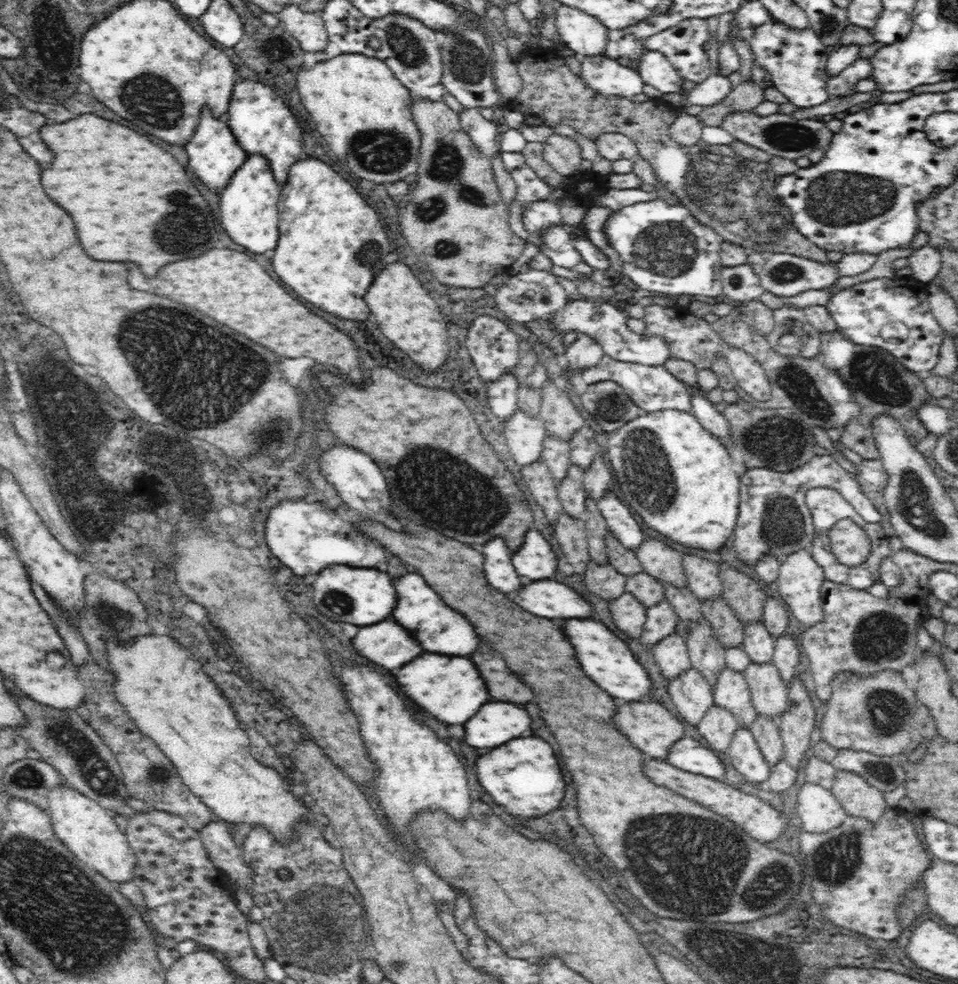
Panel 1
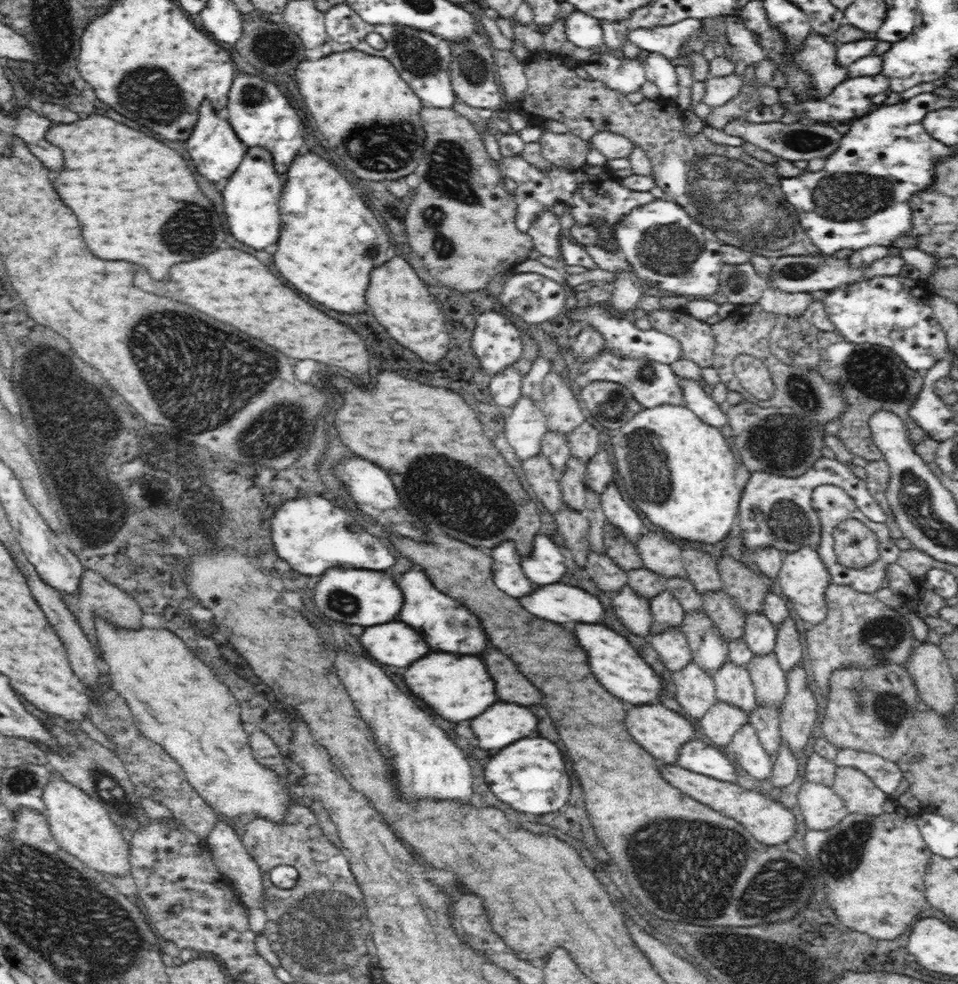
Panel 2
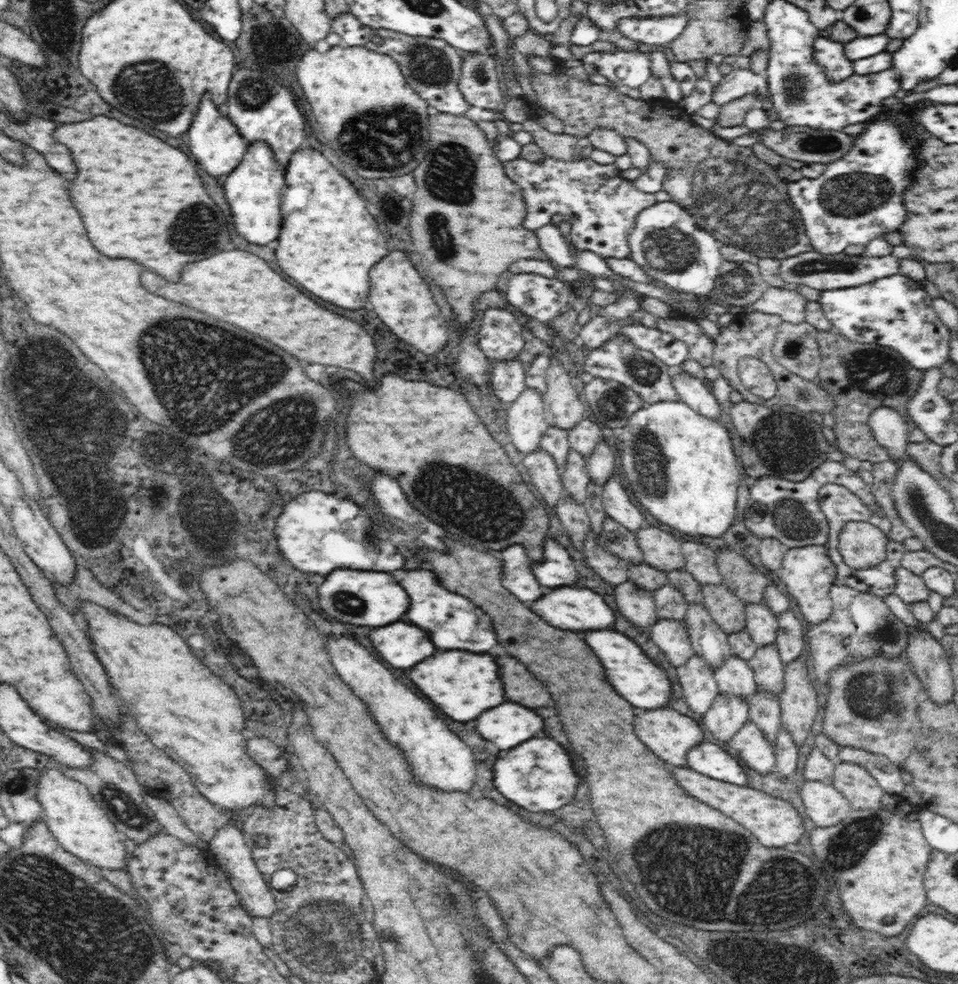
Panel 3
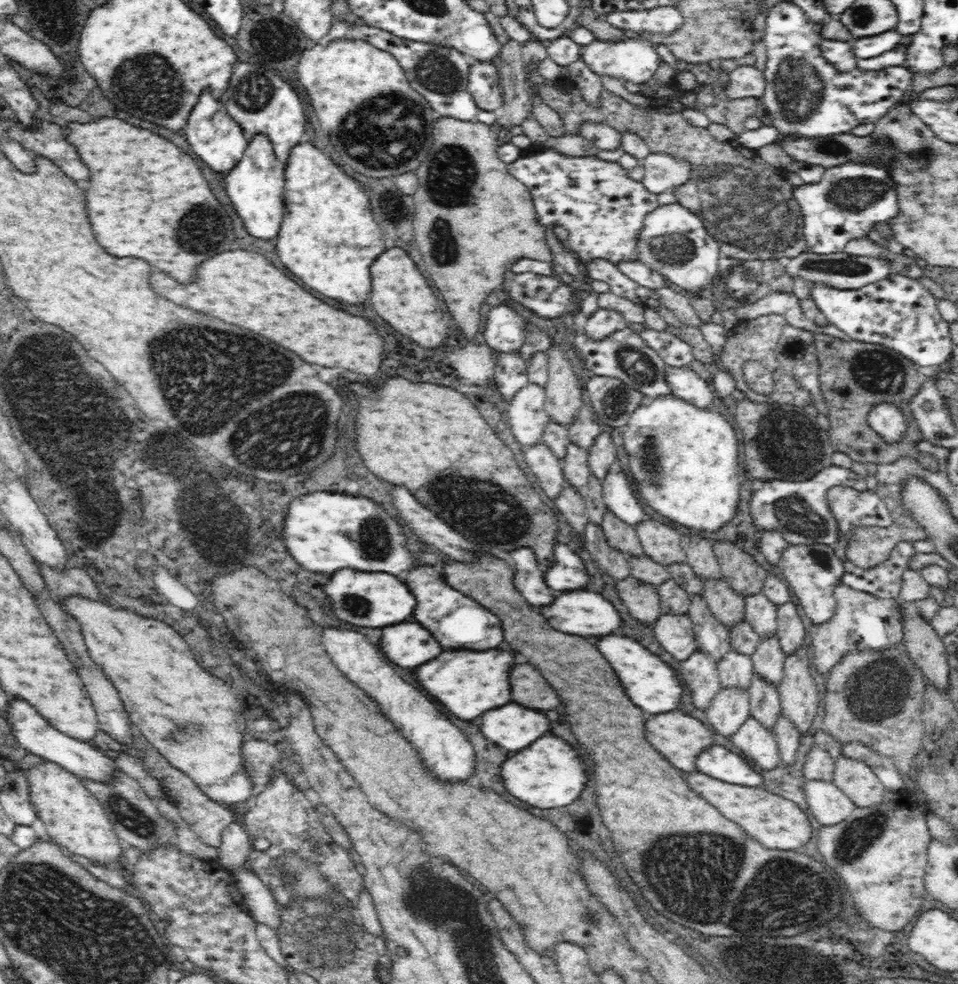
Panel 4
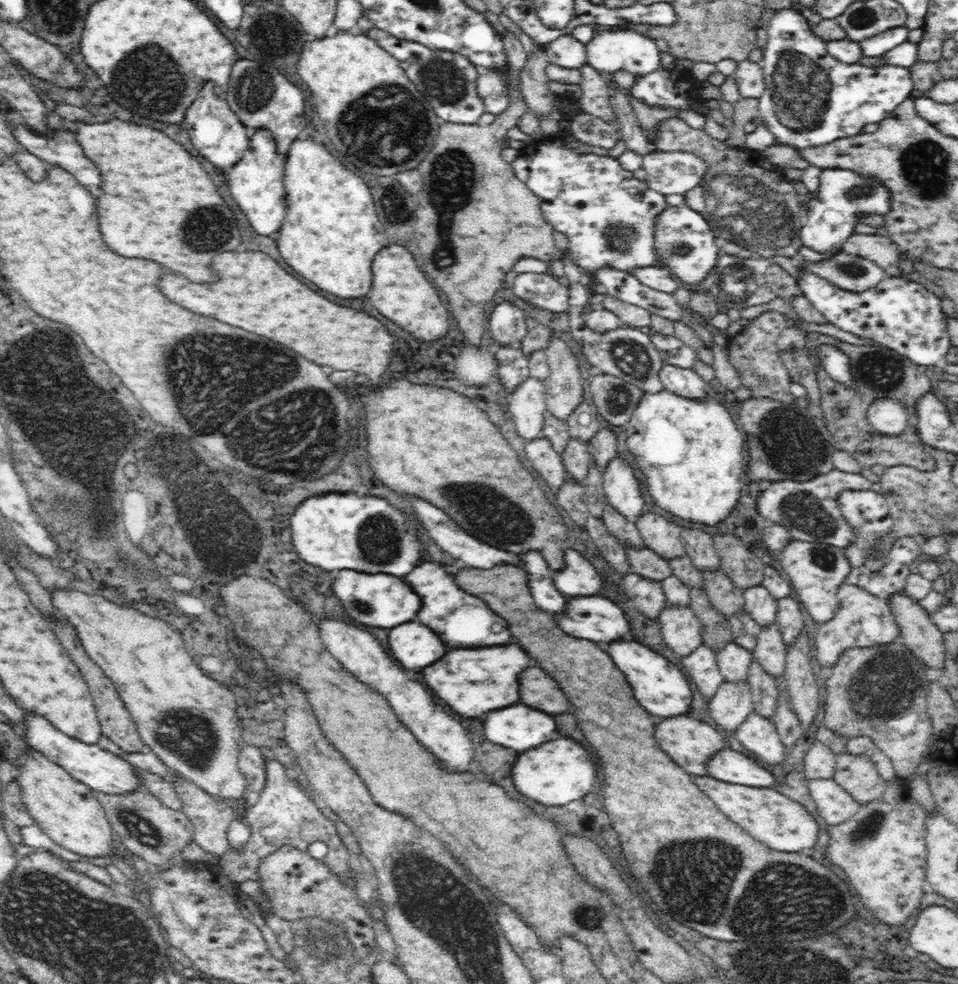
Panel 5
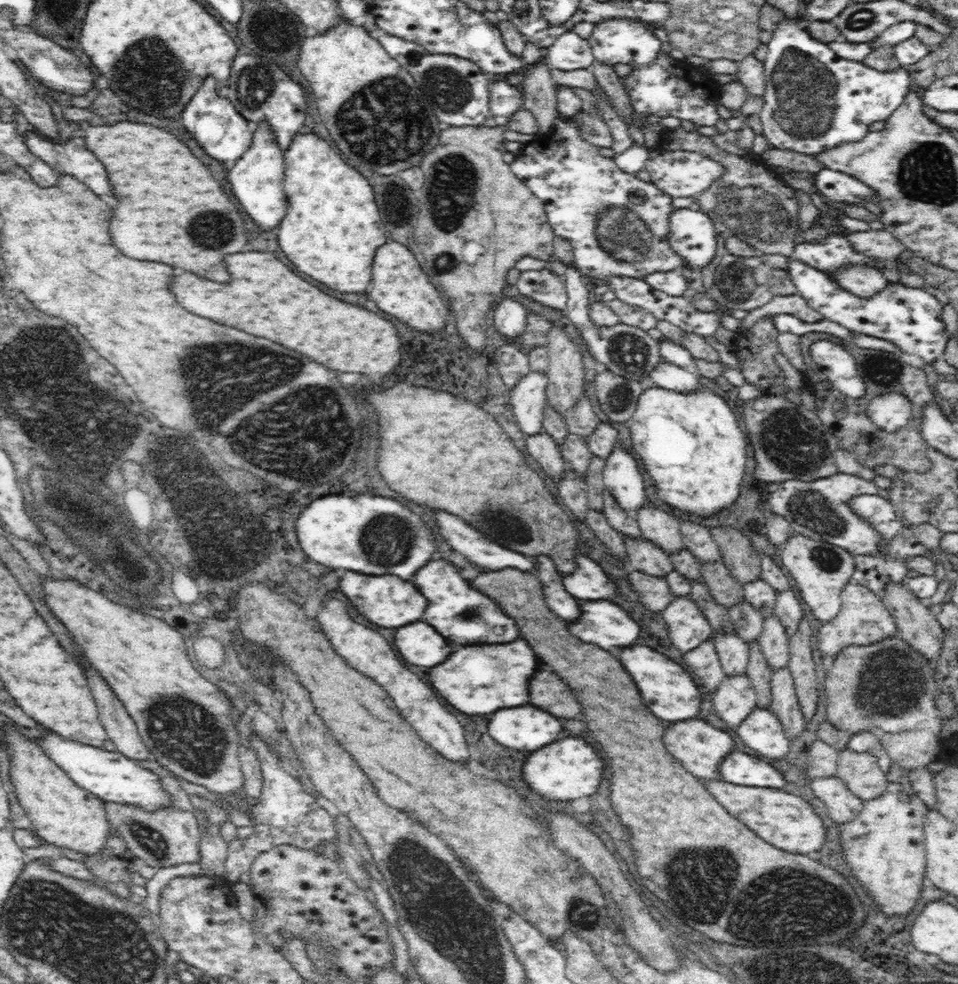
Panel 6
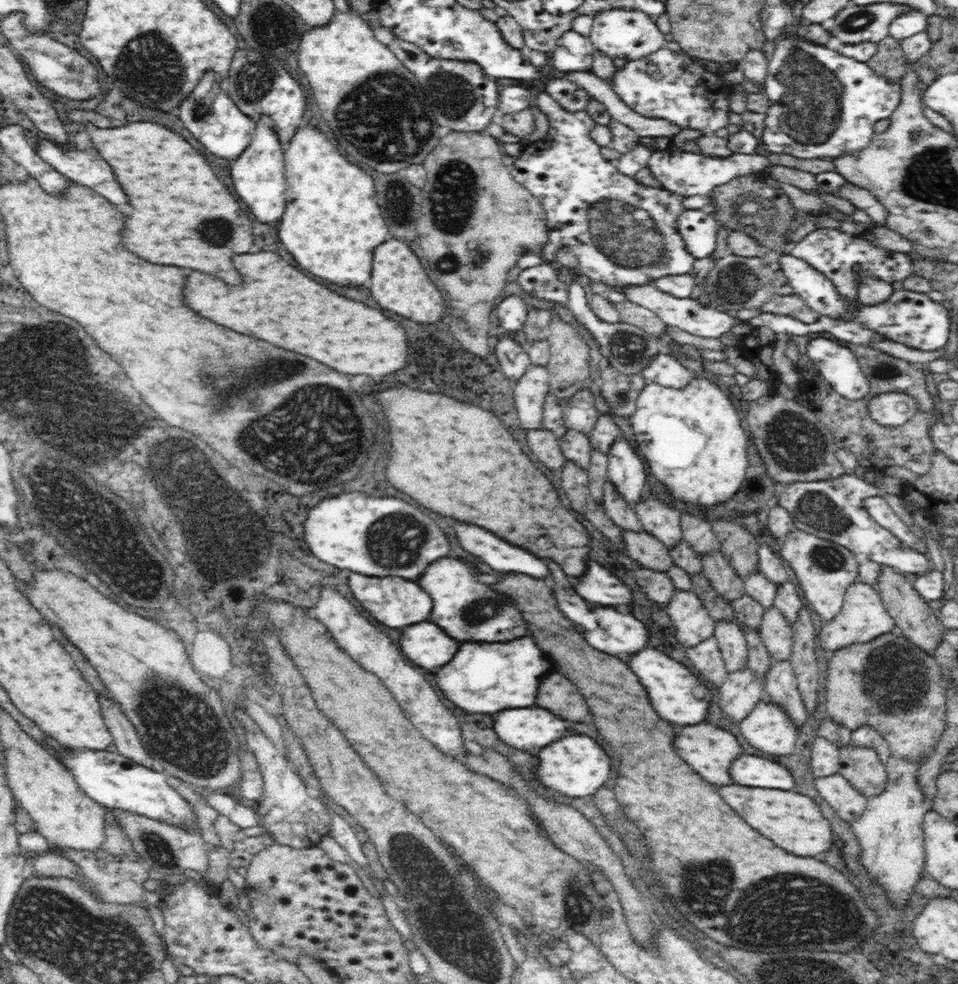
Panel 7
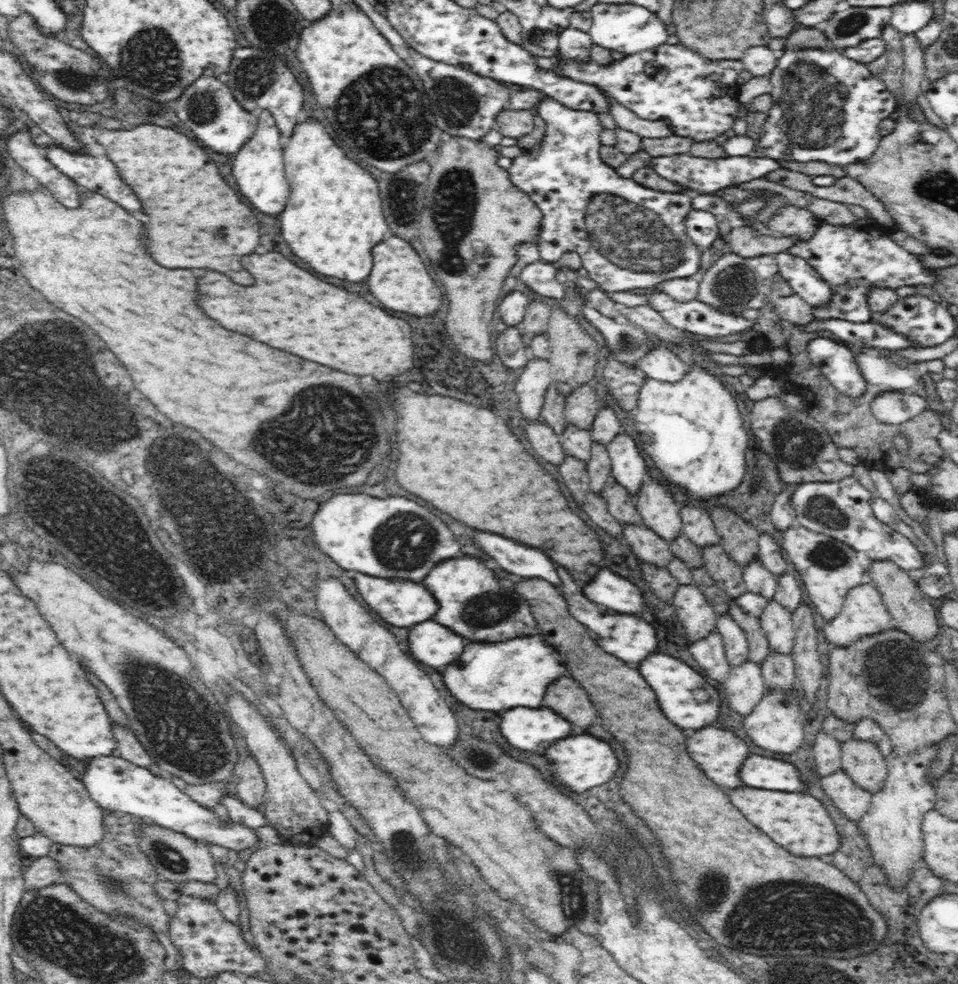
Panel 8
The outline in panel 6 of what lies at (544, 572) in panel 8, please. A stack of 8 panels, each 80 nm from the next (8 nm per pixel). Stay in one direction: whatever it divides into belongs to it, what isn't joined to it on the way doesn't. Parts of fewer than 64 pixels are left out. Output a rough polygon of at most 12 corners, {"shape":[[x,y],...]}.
{"shape":[[430,510],[438,534],[490,571],[535,572],[534,557],[498,546],[464,520]]}

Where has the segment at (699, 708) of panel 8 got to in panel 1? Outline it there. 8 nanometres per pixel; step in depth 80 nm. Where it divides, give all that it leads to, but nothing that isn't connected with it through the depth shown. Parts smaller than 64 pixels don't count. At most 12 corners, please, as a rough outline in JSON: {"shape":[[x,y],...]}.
{"shape":[[559,623],[588,678],[610,697],[640,702],[652,680],[605,624]]}

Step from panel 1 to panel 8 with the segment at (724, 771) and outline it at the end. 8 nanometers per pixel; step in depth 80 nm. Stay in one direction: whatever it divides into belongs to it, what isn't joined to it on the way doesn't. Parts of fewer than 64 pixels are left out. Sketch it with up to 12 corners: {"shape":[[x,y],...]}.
{"shape":[[748,755],[739,770],[746,786],[802,790],[794,764]]}

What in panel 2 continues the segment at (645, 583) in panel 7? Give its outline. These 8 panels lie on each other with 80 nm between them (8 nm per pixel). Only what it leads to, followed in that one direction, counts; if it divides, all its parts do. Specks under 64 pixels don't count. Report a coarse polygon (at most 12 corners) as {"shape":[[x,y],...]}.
{"shape":[[627,584],[611,600],[614,612],[634,634],[649,636],[650,598]]}

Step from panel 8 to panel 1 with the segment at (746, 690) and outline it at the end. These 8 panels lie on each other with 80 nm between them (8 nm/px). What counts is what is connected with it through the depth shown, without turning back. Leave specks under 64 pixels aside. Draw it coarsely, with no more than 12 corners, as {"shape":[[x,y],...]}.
{"shape":[[714,705],[697,724],[712,751],[723,756],[741,728]]}

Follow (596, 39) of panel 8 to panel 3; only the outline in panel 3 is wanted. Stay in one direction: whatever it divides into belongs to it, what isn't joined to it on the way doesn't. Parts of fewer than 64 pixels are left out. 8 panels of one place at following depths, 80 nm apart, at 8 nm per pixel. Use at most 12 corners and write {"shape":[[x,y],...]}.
{"shape":[[648,50],[591,52],[583,57],[589,74],[639,88],[651,74]]}

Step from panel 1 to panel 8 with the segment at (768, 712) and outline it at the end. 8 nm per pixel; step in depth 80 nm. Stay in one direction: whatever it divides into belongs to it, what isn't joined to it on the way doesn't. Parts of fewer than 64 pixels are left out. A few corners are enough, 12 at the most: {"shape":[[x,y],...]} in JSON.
{"shape":[[772,600],[758,619],[771,650],[791,654],[793,613]]}

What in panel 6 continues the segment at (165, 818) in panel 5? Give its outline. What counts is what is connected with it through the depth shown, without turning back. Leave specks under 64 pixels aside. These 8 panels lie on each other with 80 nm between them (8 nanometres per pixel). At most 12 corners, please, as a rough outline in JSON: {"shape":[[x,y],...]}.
{"shape":[[106,801],[110,827],[141,864],[199,862],[192,813]]}

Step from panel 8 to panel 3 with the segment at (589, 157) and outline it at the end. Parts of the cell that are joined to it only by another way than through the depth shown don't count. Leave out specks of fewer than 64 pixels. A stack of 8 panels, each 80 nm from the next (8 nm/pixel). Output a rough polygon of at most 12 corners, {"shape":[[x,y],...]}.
{"shape":[[592,159],[503,163],[524,229],[571,225],[572,249],[629,258],[655,194]]}

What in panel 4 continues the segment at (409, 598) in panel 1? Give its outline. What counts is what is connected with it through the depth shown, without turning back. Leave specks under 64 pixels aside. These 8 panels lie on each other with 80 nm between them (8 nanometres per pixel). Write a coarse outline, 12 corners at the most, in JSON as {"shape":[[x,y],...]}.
{"shape":[[432,566],[410,570],[412,618],[442,648],[496,649],[501,620]]}

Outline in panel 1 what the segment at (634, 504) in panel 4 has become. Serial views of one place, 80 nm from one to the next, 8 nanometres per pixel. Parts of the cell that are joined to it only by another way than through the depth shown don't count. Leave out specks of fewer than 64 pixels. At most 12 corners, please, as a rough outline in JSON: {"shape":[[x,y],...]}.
{"shape":[[616,495],[597,501],[611,532],[636,550],[646,535]]}

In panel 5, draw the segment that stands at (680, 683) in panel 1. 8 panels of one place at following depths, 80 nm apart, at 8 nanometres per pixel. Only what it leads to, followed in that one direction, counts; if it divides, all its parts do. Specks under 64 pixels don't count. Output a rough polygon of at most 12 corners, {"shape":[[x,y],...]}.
{"shape":[[704,644],[681,658],[686,678],[709,702],[725,682]]}

